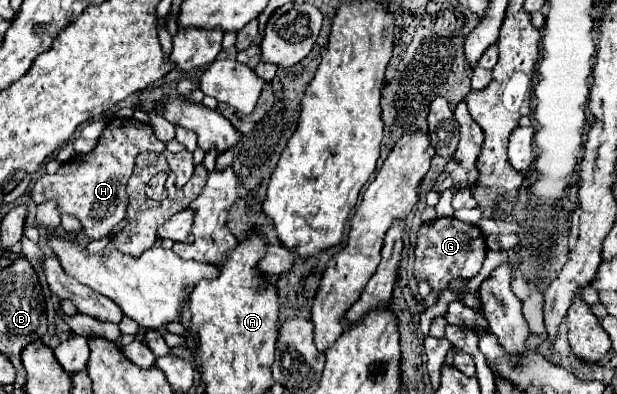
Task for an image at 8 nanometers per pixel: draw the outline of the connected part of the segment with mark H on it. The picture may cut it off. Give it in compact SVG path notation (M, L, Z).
M114 118L106 124L106 128L100 134L98 144L92 152L76 154L68 162L64 162L54 176L44 174L36 180L36 184L30 190L32 202L42 204L46 200L56 200L58 210L62 214L76 216L92 240L100 240L104 236L110 236L112 228L120 220L124 220L126 204L128 204L126 182L132 174L134 158L144 150L146 152L160 152L168 158L170 170L176 174L176 186L178 188L190 180L190 176L194 172L194 162L192 162L190 152L180 152L180 154L168 152L164 142L154 136L154 130L150 124L138 122L134 118L128 118L128 120L126 118Z

